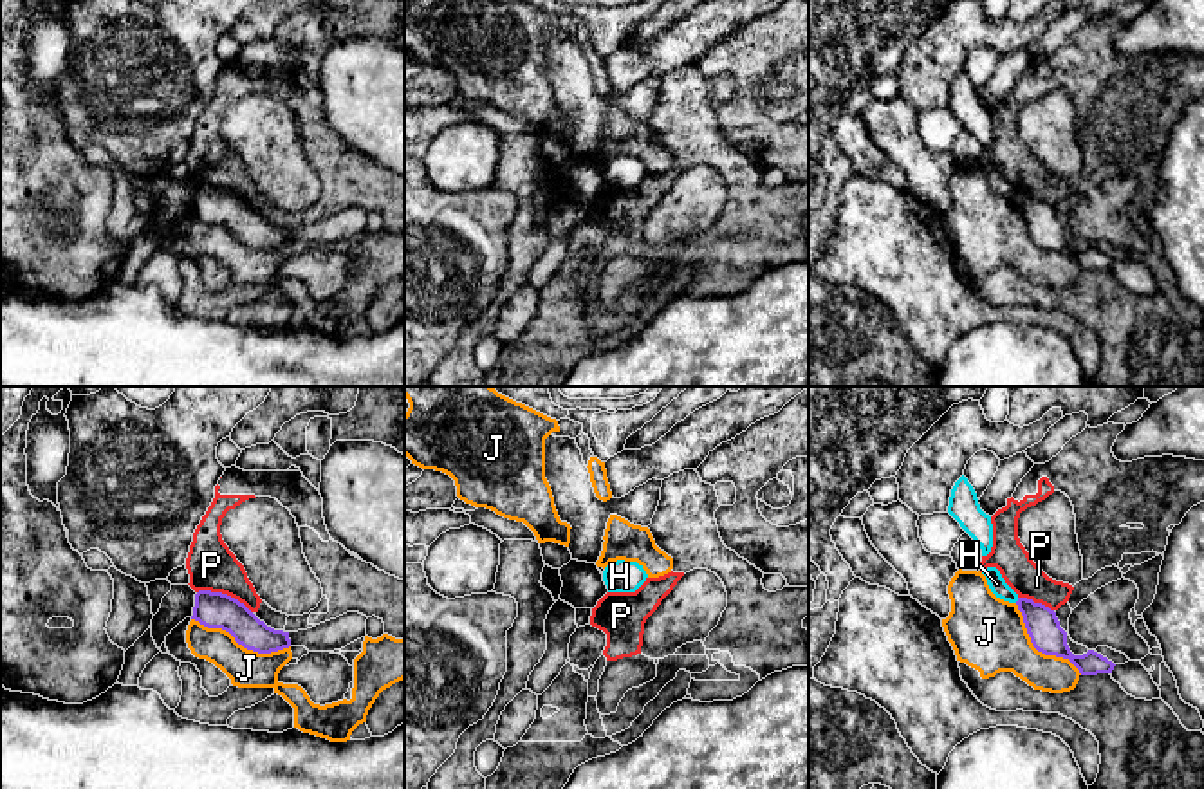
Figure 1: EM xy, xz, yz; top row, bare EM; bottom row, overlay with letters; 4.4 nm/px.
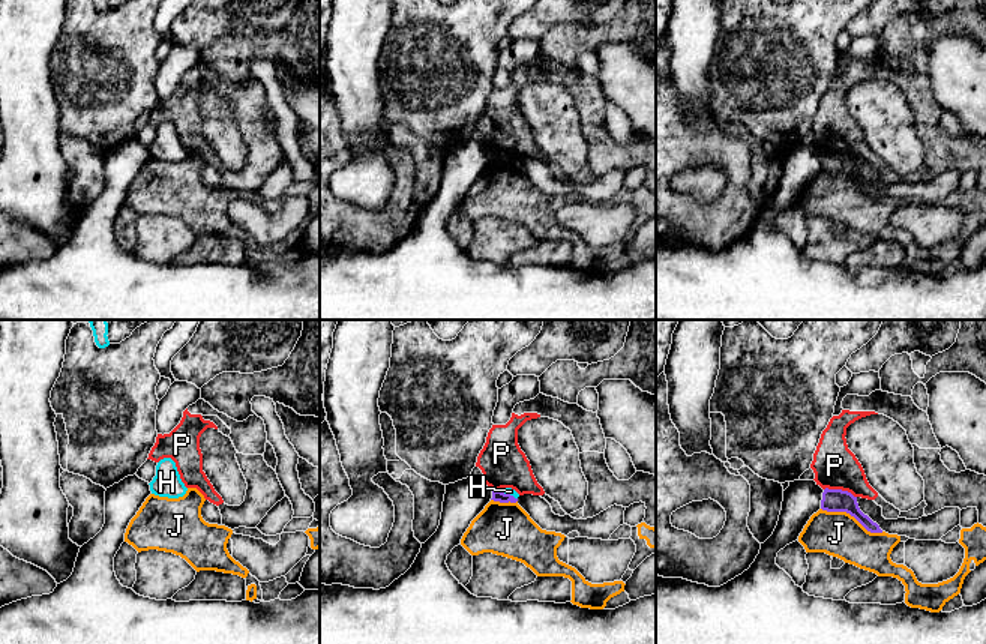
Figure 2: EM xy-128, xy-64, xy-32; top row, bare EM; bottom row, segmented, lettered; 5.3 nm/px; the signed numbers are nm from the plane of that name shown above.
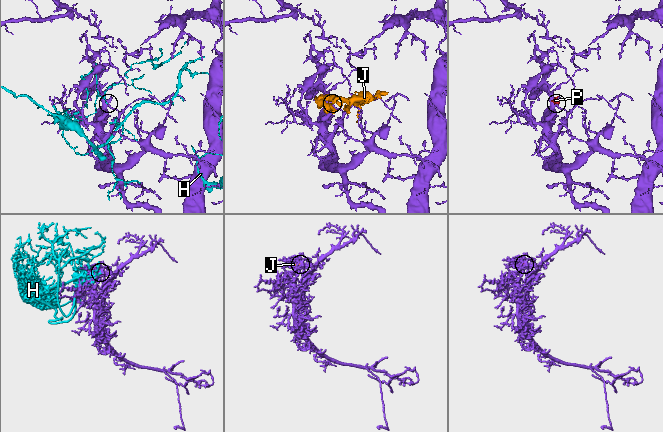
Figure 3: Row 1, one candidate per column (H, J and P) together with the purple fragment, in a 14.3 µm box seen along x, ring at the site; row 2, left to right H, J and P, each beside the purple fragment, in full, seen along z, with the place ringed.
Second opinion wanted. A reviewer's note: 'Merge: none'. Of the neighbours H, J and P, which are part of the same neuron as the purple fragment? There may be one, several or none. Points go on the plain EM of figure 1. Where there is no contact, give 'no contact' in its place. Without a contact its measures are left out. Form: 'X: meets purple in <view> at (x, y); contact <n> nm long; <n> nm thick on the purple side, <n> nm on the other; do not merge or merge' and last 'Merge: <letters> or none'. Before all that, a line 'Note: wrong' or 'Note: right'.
Note: right
H: meets purple in yz at (1018, 195); contact 30 nm long; 150 nm thick on the purple side, 80 nm on the other; do not merge
J: meets purple in xy at (240, 239); contact 460 nm long; 160 nm thick on the purple side, 170 nm on the other; do not merge
P: meets purple in xy at (224, 190); contact 260 nm long; 160 nm thick on the purple side, 220 nm on the other; do not merge
Merge: none

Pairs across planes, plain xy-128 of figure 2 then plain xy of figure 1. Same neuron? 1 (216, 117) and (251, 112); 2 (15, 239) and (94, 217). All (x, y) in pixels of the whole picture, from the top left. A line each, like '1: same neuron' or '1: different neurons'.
1: same neuron
2: same neuron

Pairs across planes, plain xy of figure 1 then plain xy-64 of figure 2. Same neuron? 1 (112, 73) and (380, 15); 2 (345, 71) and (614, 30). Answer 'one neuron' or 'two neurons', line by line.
1: two neurons
2: two neurons

